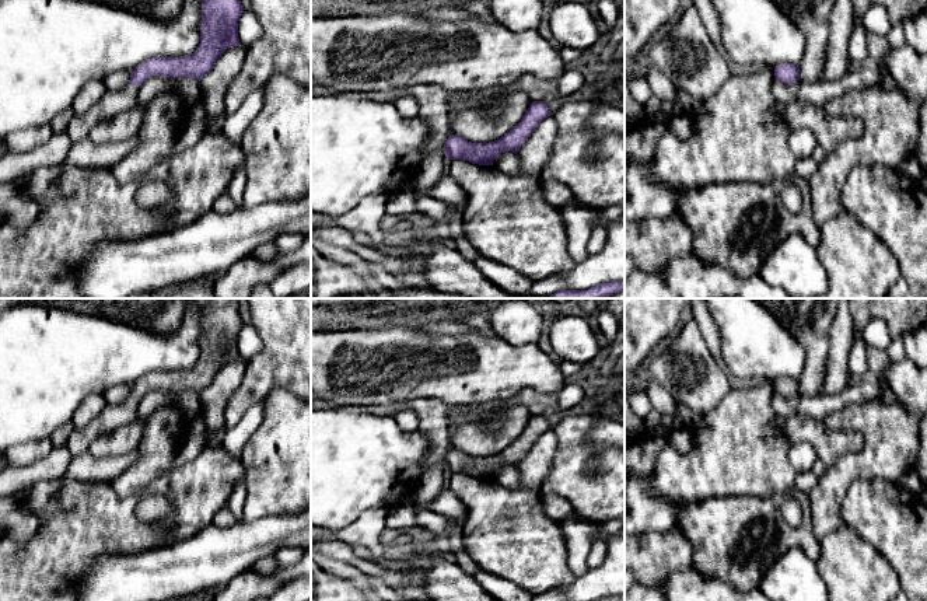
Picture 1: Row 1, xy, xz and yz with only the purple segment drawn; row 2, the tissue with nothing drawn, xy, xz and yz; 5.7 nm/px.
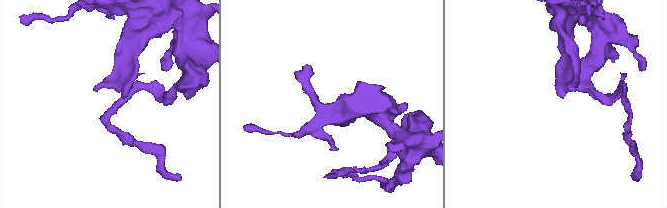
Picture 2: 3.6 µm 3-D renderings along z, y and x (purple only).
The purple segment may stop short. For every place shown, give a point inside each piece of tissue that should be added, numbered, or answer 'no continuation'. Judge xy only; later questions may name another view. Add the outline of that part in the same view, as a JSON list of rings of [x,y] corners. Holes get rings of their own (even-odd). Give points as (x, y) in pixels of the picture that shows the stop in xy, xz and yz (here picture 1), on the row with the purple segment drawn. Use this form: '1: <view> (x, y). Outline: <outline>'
1: xy (112, 102). Outline: [[[129,83],[122,90],[106,91],[84,115],[74,115],[66,127],[71,143],[87,140],[95,125],[123,111],[140,108],[144,115],[146,106],[139,102],[137,92],[139,87]]]

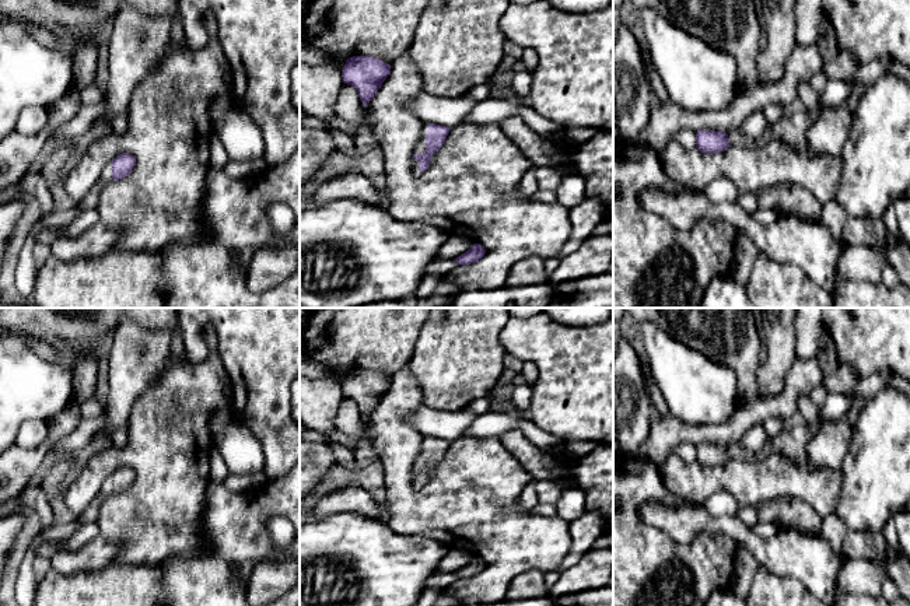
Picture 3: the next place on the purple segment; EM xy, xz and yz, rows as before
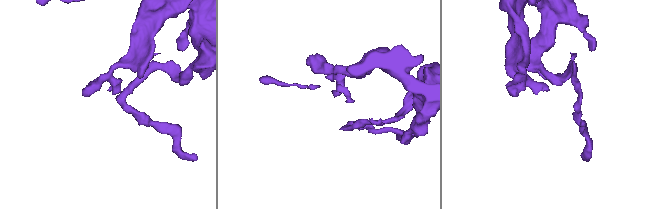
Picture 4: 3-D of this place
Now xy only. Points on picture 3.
1: xy (91, 199). Outline: [[[109,162],[104,168],[99,179],[91,186],[90,192],[84,196],[84,199],[77,206],[81,210],[98,209],[101,192],[111,182],[113,182],[113,179],[112,179],[112,164]]]

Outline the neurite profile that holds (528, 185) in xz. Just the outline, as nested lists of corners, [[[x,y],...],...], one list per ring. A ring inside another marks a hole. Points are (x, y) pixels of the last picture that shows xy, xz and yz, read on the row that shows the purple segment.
[[[532,164],[532,167],[524,174],[521,178],[519,186],[515,190],[517,197],[532,197],[535,192],[539,189],[538,186],[538,178],[536,178],[536,164]]]

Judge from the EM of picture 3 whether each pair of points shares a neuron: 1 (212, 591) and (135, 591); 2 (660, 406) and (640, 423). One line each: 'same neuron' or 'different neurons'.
1: different neurons
2: different neurons

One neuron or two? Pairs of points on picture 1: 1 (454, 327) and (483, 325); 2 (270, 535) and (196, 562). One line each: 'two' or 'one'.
1: one
2: one

